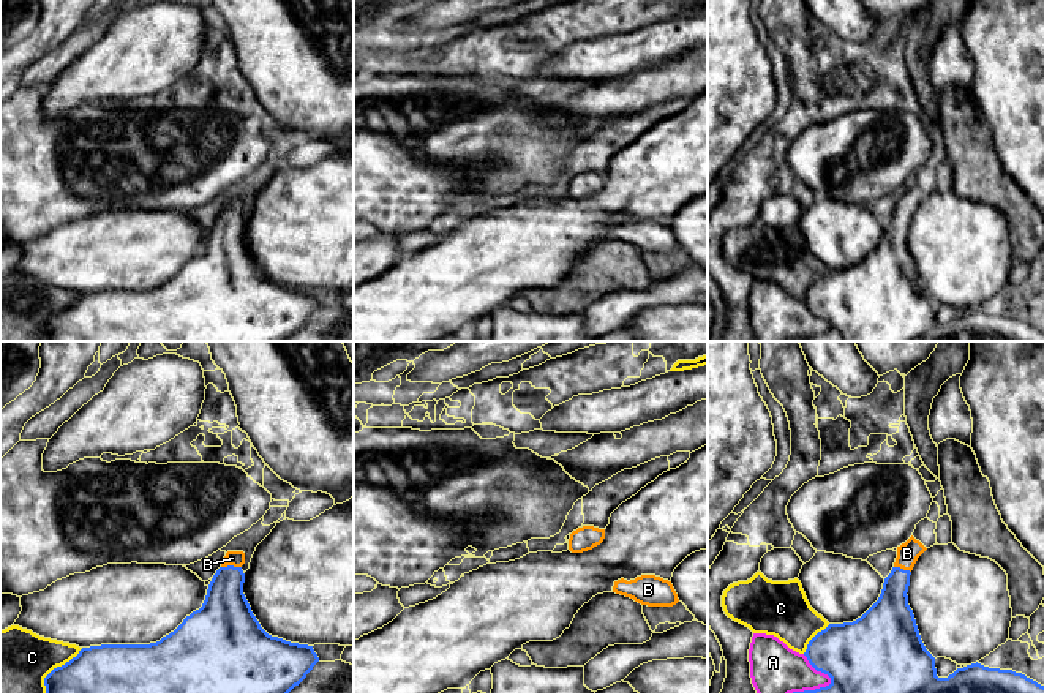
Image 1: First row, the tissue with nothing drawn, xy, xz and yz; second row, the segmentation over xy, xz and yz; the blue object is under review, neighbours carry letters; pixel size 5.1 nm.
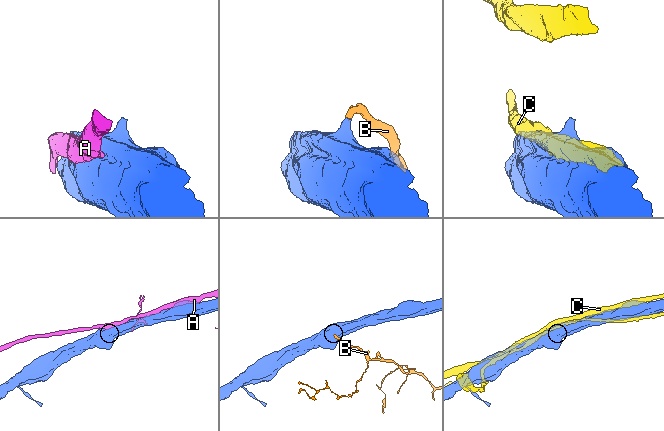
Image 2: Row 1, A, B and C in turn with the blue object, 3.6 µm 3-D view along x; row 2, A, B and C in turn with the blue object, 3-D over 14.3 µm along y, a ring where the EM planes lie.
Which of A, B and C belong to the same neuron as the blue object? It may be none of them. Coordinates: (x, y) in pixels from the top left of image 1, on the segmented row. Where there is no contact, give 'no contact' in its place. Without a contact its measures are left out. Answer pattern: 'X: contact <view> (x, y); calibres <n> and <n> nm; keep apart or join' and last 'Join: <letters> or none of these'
A: contact yz (811, 691); calibres 320 and 260 nm; keep apart
B: contact xy (231, 566); calibres 260 and 80 nm; join
C: contact xy (57, 667); calibres 460 and 380 nm; keep apart
Join: B

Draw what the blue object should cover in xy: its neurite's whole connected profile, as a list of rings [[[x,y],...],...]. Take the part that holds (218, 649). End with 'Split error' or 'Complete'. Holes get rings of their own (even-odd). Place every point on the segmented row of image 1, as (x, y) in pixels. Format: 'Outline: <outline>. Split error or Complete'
Outline: [[[227,551],[213,575],[202,607],[169,635],[150,644],[101,644],[82,648],[76,657],[46,678],[46,695],[287,695],[319,662],[313,646],[269,635],[243,594],[243,551]]]. Split error

